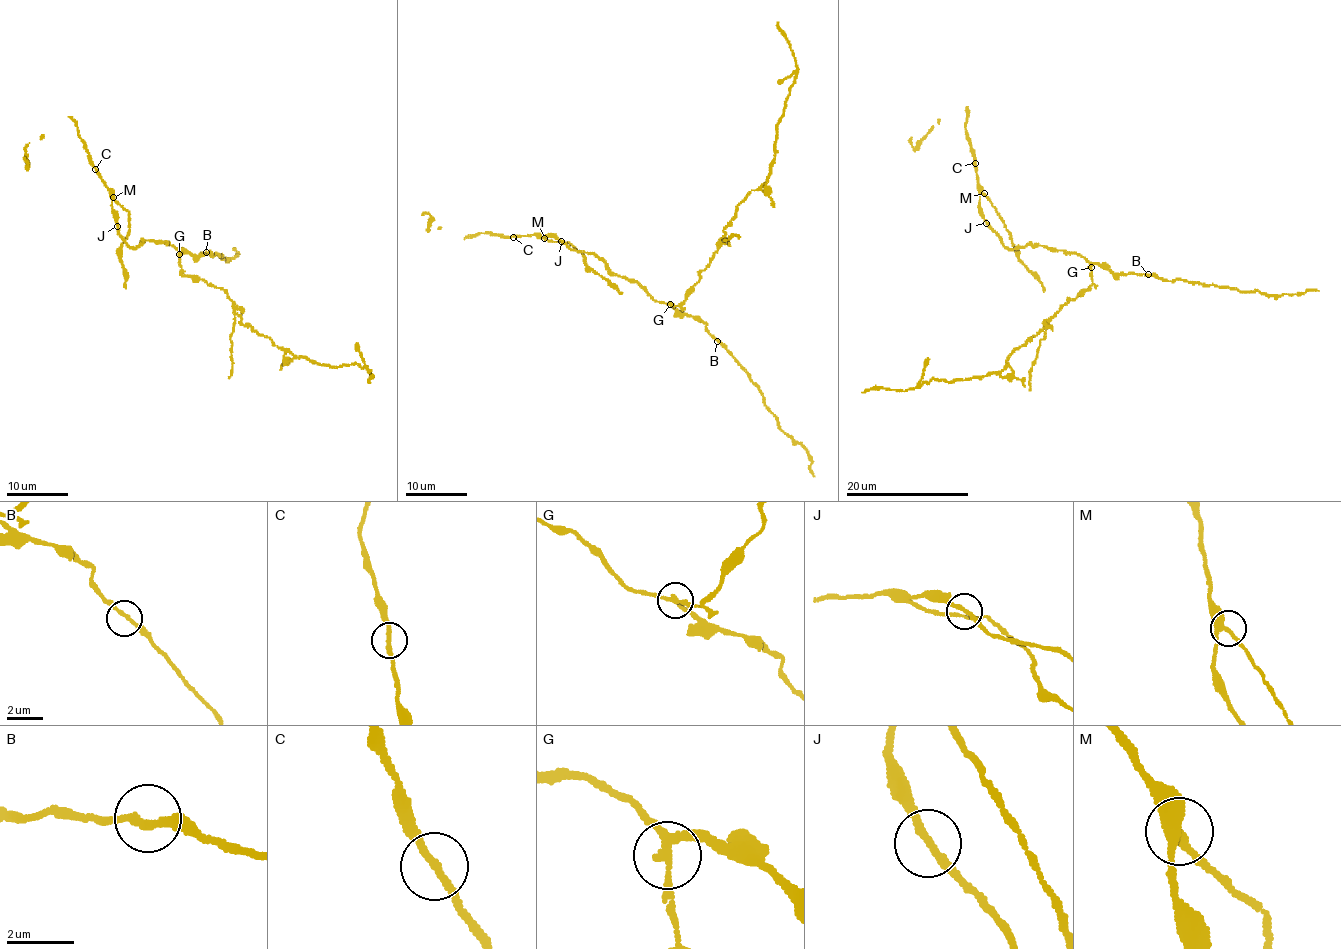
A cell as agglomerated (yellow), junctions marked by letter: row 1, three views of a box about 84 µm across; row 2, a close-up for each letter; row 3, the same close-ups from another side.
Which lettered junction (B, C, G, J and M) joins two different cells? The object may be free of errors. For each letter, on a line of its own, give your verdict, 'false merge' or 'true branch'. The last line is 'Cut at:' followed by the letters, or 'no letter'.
B: true branch
C: true branch
G: false merge
J: true branch
M: true branch
Cut at: G

